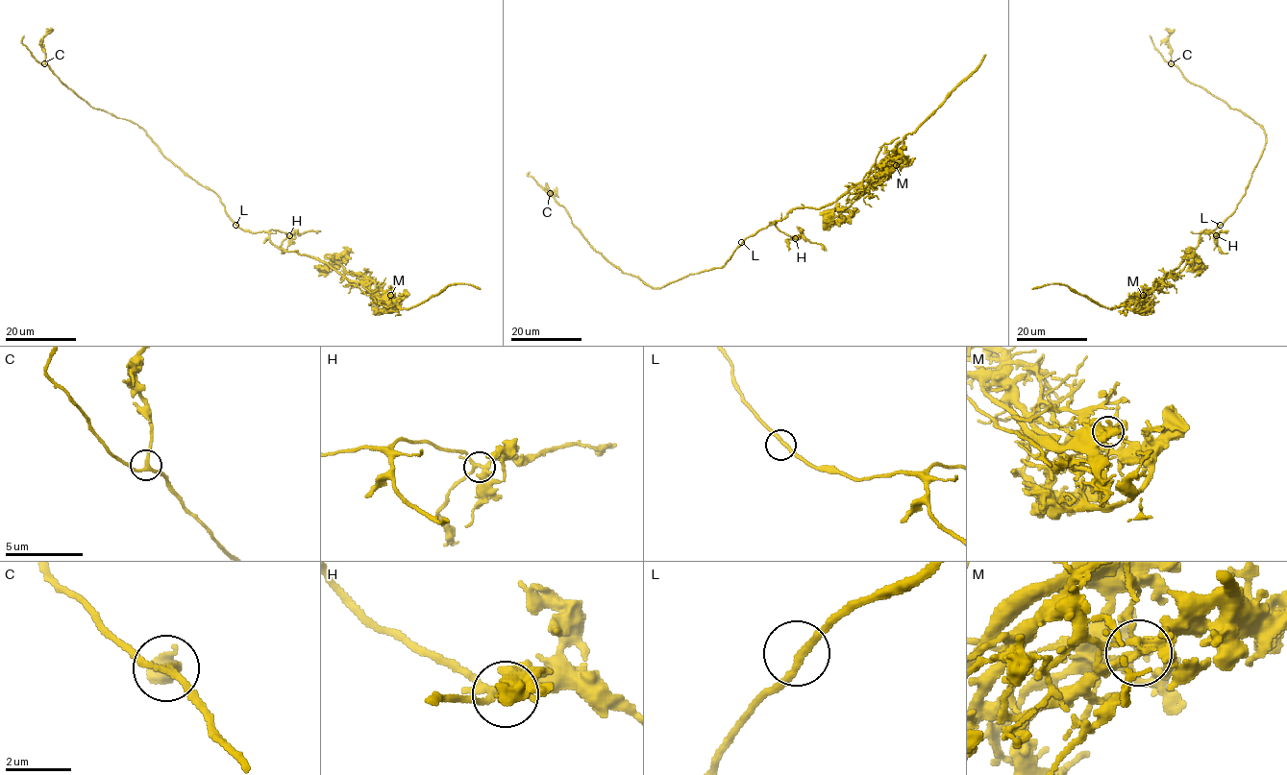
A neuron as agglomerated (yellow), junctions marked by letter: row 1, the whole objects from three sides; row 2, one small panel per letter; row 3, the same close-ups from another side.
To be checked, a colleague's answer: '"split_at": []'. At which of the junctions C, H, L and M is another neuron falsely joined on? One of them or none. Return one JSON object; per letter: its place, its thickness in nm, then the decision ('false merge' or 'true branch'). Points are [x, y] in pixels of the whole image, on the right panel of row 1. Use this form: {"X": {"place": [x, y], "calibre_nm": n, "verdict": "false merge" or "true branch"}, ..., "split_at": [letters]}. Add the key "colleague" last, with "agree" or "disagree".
{"C": {"place": [1171, 63], "calibre_nm": 180, "verdict": "true branch"}, "H": {"place": [1216, 235], "calibre_nm": 280, "verdict": "true branch"}, "L": {"place": [1220, 225], "calibre_nm": 240, "verdict": "true branch"}, "M": {"place": [1143, 295], "calibre_nm": 160, "verdict": "false merge"}, "split_at": ["M"], "colleague": "disagree"}

